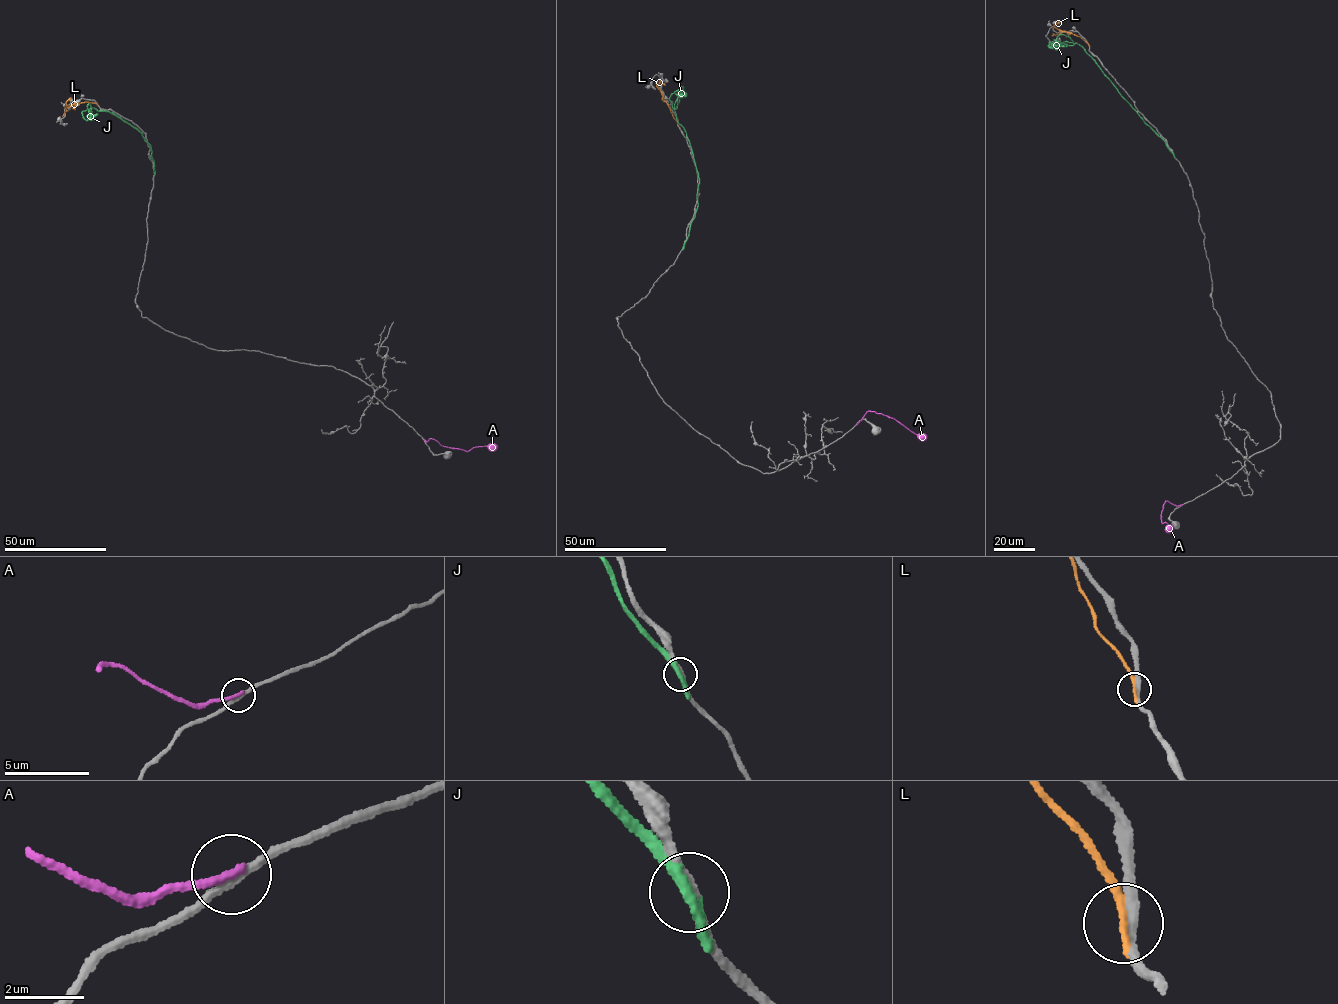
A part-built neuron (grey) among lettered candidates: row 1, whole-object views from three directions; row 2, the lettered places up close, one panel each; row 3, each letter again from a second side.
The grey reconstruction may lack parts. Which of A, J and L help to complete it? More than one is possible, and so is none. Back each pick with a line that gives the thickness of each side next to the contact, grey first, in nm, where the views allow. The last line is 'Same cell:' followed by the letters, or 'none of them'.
Same cell: none of them

